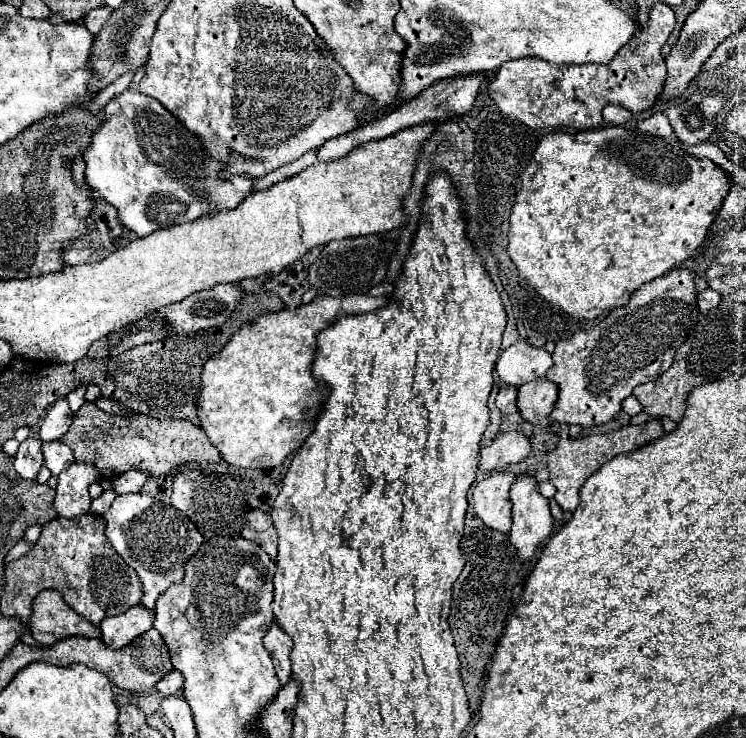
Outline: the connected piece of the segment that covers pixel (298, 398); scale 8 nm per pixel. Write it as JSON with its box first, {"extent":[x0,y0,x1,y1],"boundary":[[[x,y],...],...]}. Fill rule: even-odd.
{"extent":[199,295,389,469],"boundary":[[[319,295],[307,305],[299,305],[297,309],[283,309],[279,313],[267,313],[257,317],[257,321],[249,321],[237,331],[223,351],[213,355],[203,367],[203,383],[199,395],[199,419],[201,427],[217,447],[221,457],[229,465],[237,467],[261,467],[271,469],[281,465],[281,461],[297,451],[305,437],[313,431],[315,419],[329,395],[329,387],[319,383],[313,373],[313,361],[317,351],[317,333],[325,327],[333,325],[343,313],[345,315],[361,315],[375,311],[389,301],[388,297],[371,297],[367,295],[351,295],[351,297],[329,297]]]}

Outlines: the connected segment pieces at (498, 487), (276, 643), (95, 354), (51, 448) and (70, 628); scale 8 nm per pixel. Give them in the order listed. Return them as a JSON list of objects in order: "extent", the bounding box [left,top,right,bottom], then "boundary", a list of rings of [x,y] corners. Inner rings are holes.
[{"extent":[473,471,517,533],"boundary":[[[493,471],[473,489],[473,505],[477,517],[491,529],[509,533],[511,529],[511,499],[509,489],[517,481],[515,473]]]},{"extent":[263,623,291,687],"boundary":[[[273,623],[271,629],[267,631],[263,643],[273,653],[273,663],[275,663],[275,671],[277,671],[277,679],[279,679],[281,687],[287,685],[291,679],[291,659],[289,659],[291,637],[285,635],[277,623]]]},{"extent":[87,337,109,361],"boundary":[[[103,337],[103,339],[97,339],[91,347],[89,347],[89,353],[87,353],[87,357],[91,359],[91,361],[99,361],[99,359],[103,359],[103,357],[107,357],[107,353],[109,353],[109,339],[107,337]]]},{"extent":[43,441,75,477],"boundary":[[[53,441],[53,443],[43,443],[43,455],[45,455],[45,465],[49,467],[49,471],[57,477],[61,471],[65,471],[75,459],[73,459],[73,451],[61,443],[61,441]]]},{"extent":[29,591,101,645],"boundary":[[[41,591],[33,601],[33,615],[29,619],[31,635],[41,645],[53,645],[65,637],[101,637],[97,625],[75,613],[59,591]]]}]

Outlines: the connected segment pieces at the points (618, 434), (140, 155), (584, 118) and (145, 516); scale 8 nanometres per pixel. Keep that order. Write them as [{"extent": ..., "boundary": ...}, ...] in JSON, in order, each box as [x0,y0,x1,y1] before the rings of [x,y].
[{"extent":[547,421,663,511],"boundary":[[[649,421],[643,425],[629,425],[611,433],[603,433],[603,435],[587,435],[581,439],[569,439],[569,426],[562,425],[560,427],[559,445],[557,449],[553,449],[547,457],[547,471],[549,471],[549,481],[553,481],[553,485],[557,487],[555,493],[555,501],[559,503],[559,507],[563,511],[573,511],[579,505],[579,491],[583,487],[583,483],[609,459],[613,459],[615,455],[621,453],[629,453],[635,451],[655,439],[659,439],[663,435],[663,427],[661,421]]]},{"extent":[83,65,253,237],"boundary":[[[141,65],[135,71],[129,89],[125,89],[121,95],[115,95],[105,105],[103,119],[91,137],[89,147],[83,153],[83,161],[87,165],[87,185],[97,189],[99,197],[103,197],[119,211],[121,223],[139,237],[145,237],[157,229],[167,229],[173,224],[194,221],[212,213],[209,211],[235,209],[253,189],[251,177],[229,175],[221,167],[221,163],[217,163],[213,157],[205,153],[205,149],[201,149],[197,137],[193,137],[185,127],[181,127],[181,123],[171,113],[165,113],[159,101],[139,93],[143,69],[145,65]]]},{"extent":[489,3,673,129],"boundary":[[[657,3],[649,13],[647,29],[639,29],[609,65],[589,63],[557,67],[545,63],[543,59],[515,59],[501,65],[491,77],[489,95],[505,117],[517,119],[531,129],[595,129],[603,121],[601,109],[609,103],[621,105],[633,113],[651,109],[667,77],[661,47],[673,27],[673,9],[665,3]]]},{"extent":[103,493,203,609],"boundary":[[[125,493],[117,495],[113,505],[103,513],[105,535],[113,549],[131,565],[141,581],[143,597],[141,603],[147,609],[155,609],[157,597],[171,585],[183,579],[183,567],[187,559],[203,543],[203,535],[189,521],[185,513],[173,505],[159,503],[147,493]]]}]

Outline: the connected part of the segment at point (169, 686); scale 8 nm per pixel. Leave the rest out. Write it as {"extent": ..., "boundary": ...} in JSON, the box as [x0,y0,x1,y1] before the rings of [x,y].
{"extent":[155,671,183,697],"boundary":[[[171,671],[169,675],[165,675],[157,685],[155,689],[163,695],[163,697],[169,697],[169,695],[175,695],[177,691],[183,689],[183,677],[179,671]]]}

